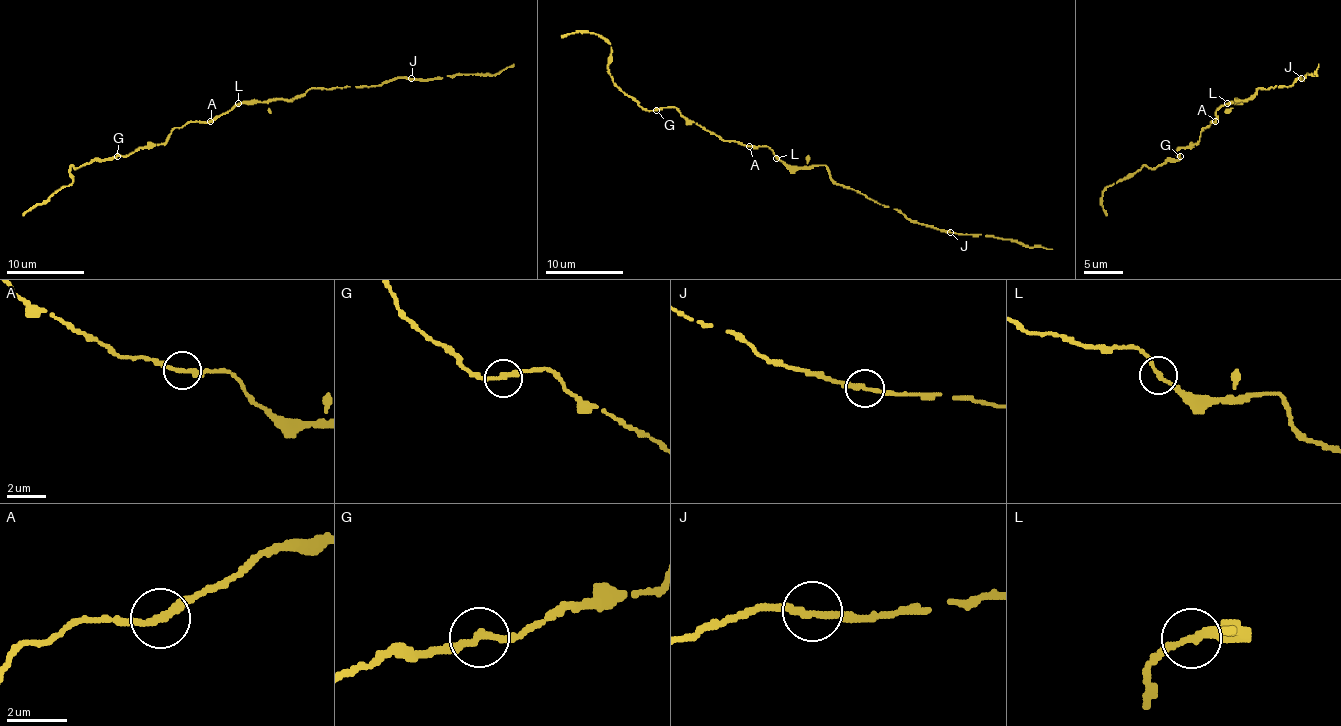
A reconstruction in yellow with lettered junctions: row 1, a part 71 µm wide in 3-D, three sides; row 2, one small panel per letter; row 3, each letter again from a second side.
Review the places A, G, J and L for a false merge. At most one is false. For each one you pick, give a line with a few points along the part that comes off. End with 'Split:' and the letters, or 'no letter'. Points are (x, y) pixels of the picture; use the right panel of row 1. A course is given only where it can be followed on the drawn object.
Split: no letter

